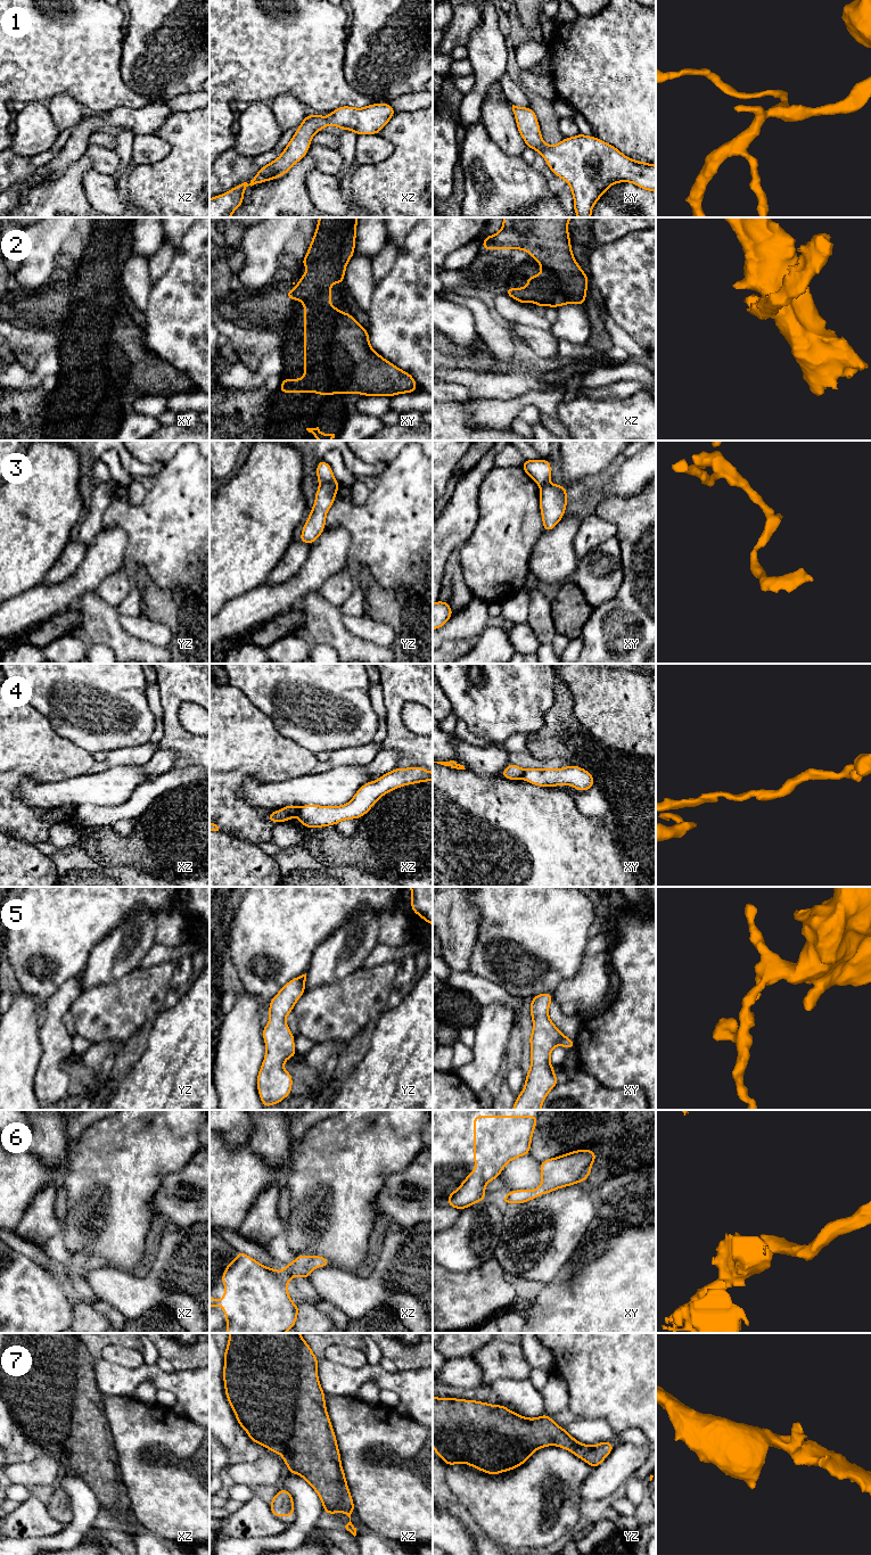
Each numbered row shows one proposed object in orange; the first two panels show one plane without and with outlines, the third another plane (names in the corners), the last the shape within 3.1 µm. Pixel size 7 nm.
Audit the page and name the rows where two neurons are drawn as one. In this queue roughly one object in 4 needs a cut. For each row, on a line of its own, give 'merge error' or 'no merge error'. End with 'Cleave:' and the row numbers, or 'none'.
1: no merge error
2: no merge error
3: merge error
4: merge error
5: no merge error
6: no merge error
7: no merge error
Cleave: 3, 4

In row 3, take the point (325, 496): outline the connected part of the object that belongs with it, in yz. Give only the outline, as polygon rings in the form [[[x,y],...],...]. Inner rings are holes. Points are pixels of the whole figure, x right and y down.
[[[336,479],[319,485],[314,505],[299,537],[301,542],[311,544],[324,530],[326,516],[335,501],[338,487],[339,483]]]

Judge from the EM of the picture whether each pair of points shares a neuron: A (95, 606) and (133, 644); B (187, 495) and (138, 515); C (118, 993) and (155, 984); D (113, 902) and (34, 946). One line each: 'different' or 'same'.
A: same
B: same
C: same
D: same

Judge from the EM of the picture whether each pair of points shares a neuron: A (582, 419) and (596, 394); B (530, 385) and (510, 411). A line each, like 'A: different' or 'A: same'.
A: different
B: different

